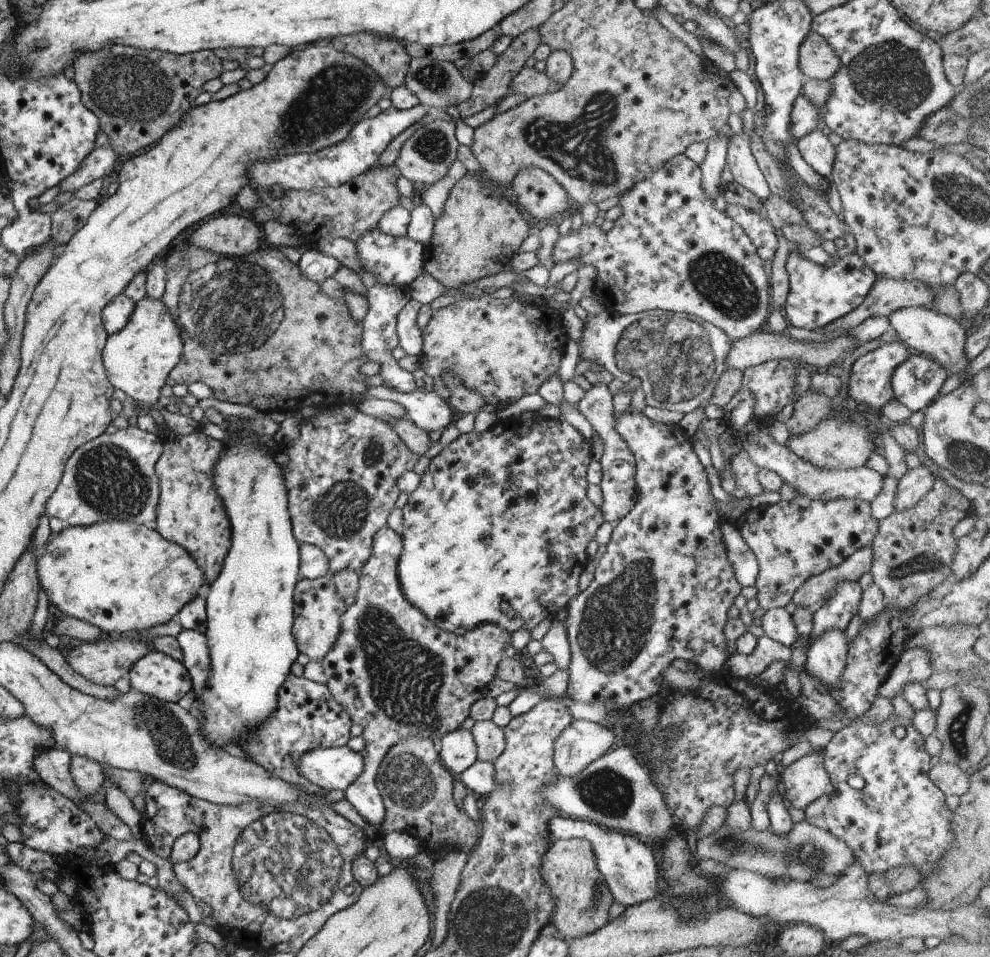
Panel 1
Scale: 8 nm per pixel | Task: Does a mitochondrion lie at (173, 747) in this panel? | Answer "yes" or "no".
yes

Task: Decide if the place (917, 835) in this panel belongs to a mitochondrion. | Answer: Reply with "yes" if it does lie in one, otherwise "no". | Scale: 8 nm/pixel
no

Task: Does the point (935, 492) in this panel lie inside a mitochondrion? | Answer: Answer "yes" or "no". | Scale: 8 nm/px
no

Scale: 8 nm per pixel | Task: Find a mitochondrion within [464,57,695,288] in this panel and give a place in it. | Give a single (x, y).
(579, 146)

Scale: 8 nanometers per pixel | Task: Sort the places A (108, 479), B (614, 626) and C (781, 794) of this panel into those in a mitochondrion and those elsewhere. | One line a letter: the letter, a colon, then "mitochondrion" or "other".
A: mitochondrion
B: mitochondrion
C: other

